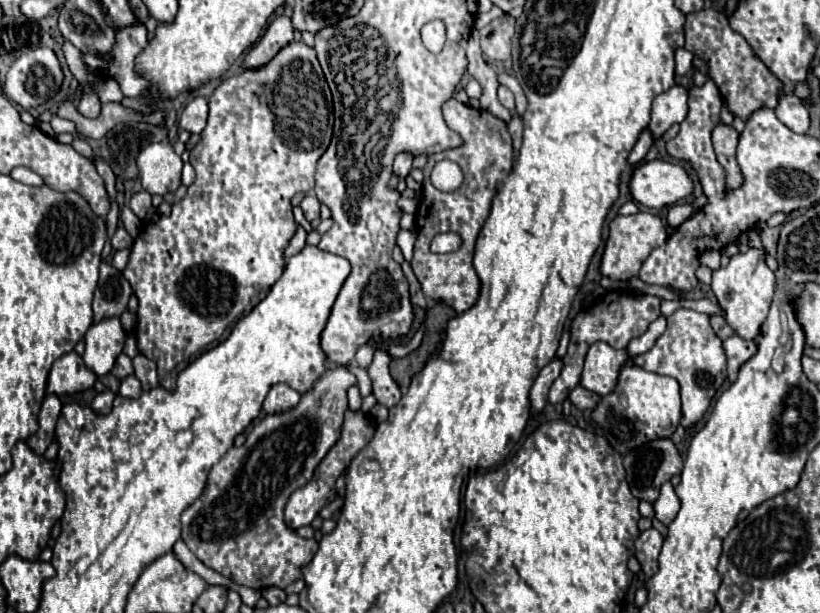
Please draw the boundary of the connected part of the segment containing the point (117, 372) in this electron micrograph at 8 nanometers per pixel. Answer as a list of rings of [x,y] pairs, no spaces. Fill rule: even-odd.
[[[122,352],[118,358],[116,358],[116,364],[114,364],[114,368],[112,368],[112,374],[116,376],[116,378],[126,378],[126,376],[130,376],[134,372],[134,368],[132,368],[132,360]]]

